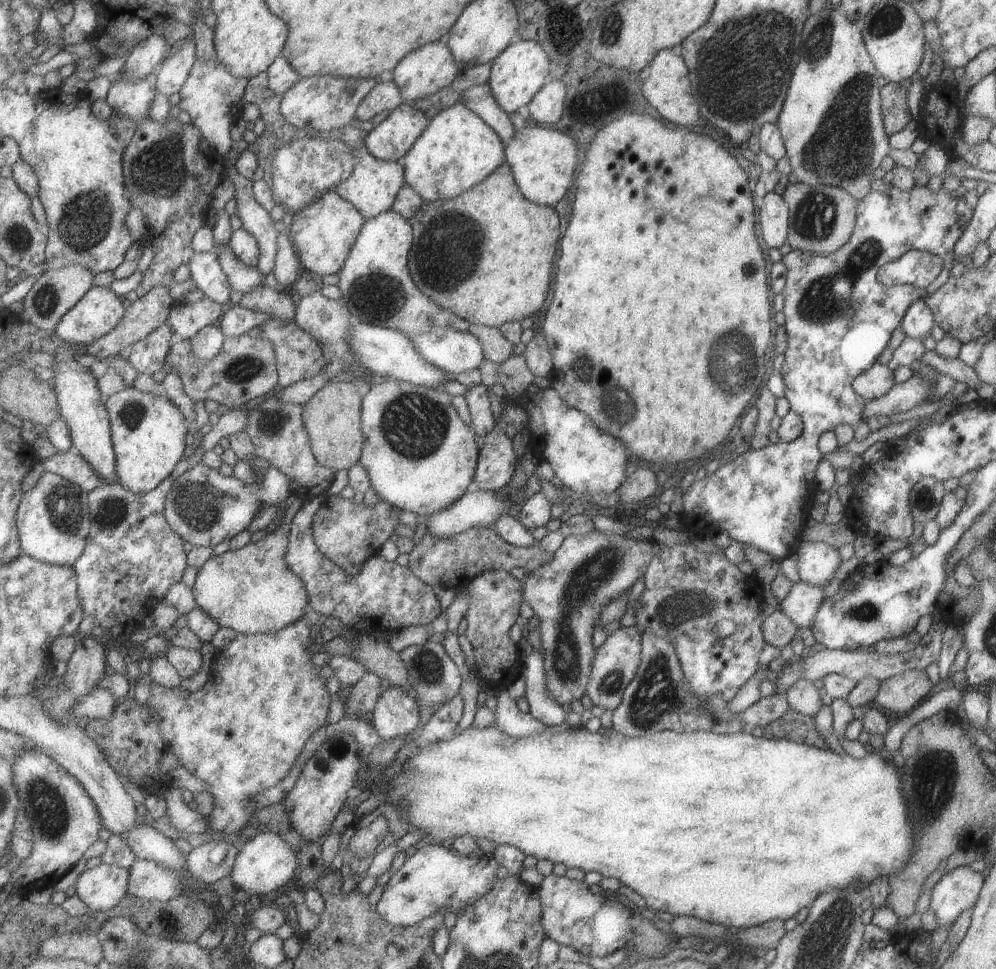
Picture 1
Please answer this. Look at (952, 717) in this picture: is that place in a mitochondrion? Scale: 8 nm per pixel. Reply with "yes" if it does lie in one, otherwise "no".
no

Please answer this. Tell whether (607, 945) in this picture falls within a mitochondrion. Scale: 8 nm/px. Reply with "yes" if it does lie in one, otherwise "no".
no

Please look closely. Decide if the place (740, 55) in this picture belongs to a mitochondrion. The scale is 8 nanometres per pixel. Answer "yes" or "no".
yes

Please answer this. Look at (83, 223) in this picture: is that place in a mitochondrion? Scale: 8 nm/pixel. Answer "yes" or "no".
yes

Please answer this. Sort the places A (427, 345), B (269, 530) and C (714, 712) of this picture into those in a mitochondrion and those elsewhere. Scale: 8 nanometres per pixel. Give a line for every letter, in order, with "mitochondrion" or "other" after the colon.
A: other
B: other
C: mitochondrion

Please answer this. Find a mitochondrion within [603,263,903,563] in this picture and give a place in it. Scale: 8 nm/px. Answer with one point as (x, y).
(734, 367)

